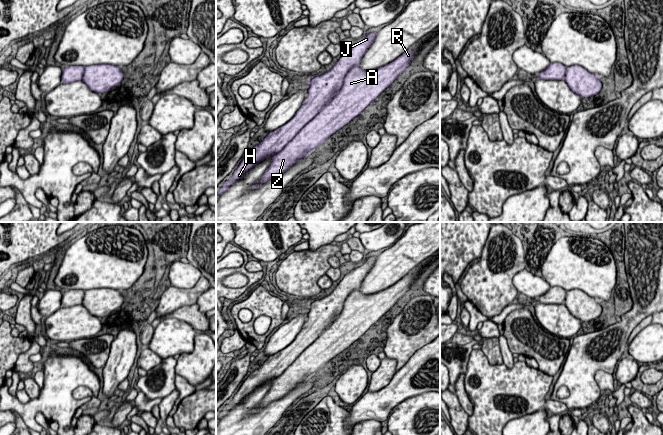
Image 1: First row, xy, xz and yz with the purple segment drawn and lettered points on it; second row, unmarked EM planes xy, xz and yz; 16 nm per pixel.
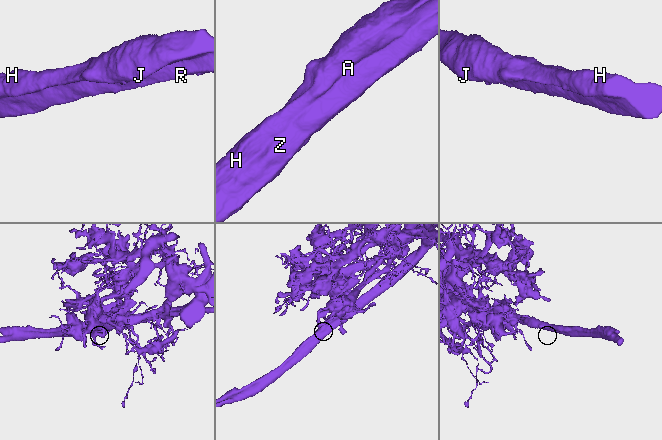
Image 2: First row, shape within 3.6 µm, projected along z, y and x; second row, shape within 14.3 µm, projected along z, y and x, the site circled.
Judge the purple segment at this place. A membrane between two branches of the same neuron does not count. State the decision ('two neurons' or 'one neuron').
two neurons

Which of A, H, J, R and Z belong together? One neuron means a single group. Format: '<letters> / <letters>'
A R Z / H J

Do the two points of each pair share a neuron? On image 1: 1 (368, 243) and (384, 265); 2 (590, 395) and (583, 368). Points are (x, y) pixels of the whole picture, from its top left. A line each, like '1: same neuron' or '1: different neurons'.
1: different neurons
2: same neuron

